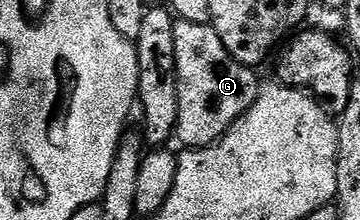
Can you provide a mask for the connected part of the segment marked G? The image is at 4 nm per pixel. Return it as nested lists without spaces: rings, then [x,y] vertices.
[[[181,20],[175,21],[174,31],[176,32],[176,68],[178,69],[178,129],[176,131],[177,141],[182,141],[181,144],[186,148],[197,148],[199,146],[211,146],[213,142],[217,142],[243,114],[247,114],[252,108],[252,104],[256,104],[258,95],[260,93],[260,85],[258,86],[258,78],[254,75],[255,71],[249,66],[245,66],[239,62],[233,54],[230,53],[229,48],[223,44],[222,35],[218,33],[217,29],[210,24],[192,24],[191,22],[183,22]]]

